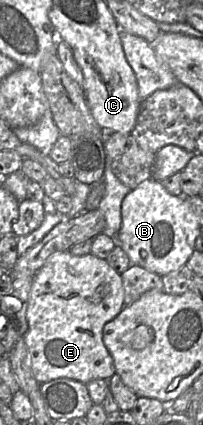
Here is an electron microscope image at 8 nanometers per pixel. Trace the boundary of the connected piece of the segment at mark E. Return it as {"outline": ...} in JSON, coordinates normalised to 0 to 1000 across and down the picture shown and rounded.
{"outline":[[[340,591],[246,602],[167,649],[128,732],[138,776],[118,805],[172,892],[197,904],[286,889],[335,889],[419,904],[473,892],[537,894],[571,875],[557,842],[507,805],[507,769],[611,722],[601,652],[517,609],[448,595],[355,600]]]}

